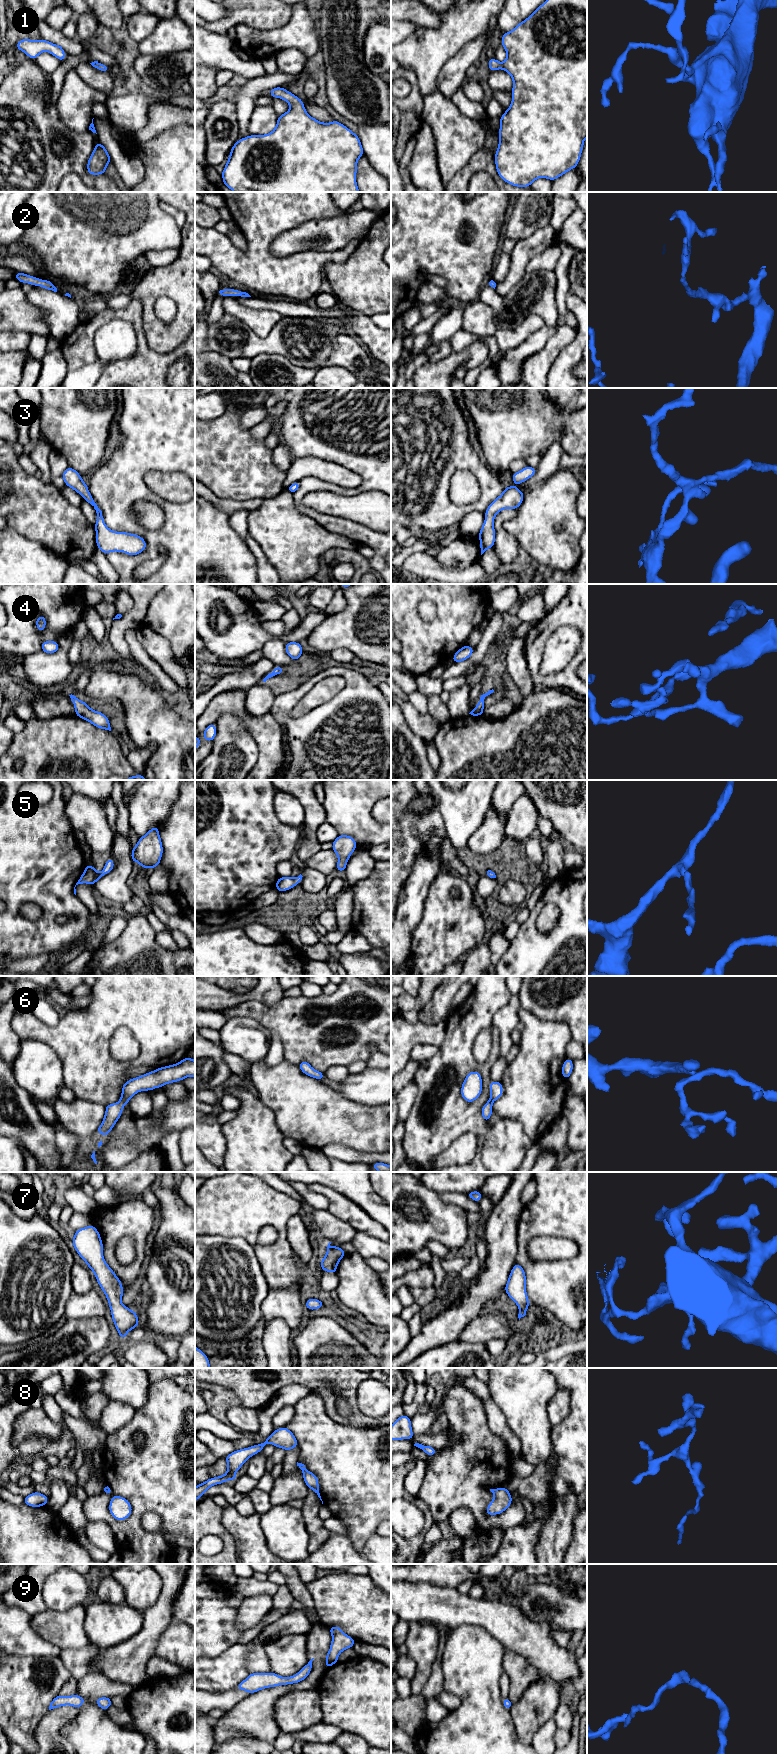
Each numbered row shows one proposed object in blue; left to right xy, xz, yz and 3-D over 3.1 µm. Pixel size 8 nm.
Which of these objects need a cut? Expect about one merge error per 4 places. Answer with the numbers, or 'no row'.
no row

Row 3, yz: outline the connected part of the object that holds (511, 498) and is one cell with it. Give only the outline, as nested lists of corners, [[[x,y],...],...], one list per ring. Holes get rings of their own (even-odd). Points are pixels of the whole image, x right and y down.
[[[505,487],[504,491],[492,501],[486,512],[485,521],[479,532],[481,555],[495,545],[495,528],[493,525],[495,516],[503,509],[516,510],[523,502],[524,493],[517,487]]]

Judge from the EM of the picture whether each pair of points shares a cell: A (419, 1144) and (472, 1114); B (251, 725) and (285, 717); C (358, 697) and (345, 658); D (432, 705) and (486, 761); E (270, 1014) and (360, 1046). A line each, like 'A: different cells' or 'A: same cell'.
A: same cell
B: different cells
C: different cells
D: different cells
E: same cell

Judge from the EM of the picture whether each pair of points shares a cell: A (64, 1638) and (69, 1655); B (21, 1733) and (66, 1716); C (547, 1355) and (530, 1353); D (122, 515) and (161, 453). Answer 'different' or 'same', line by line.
A: different
B: different
C: different
D: same

